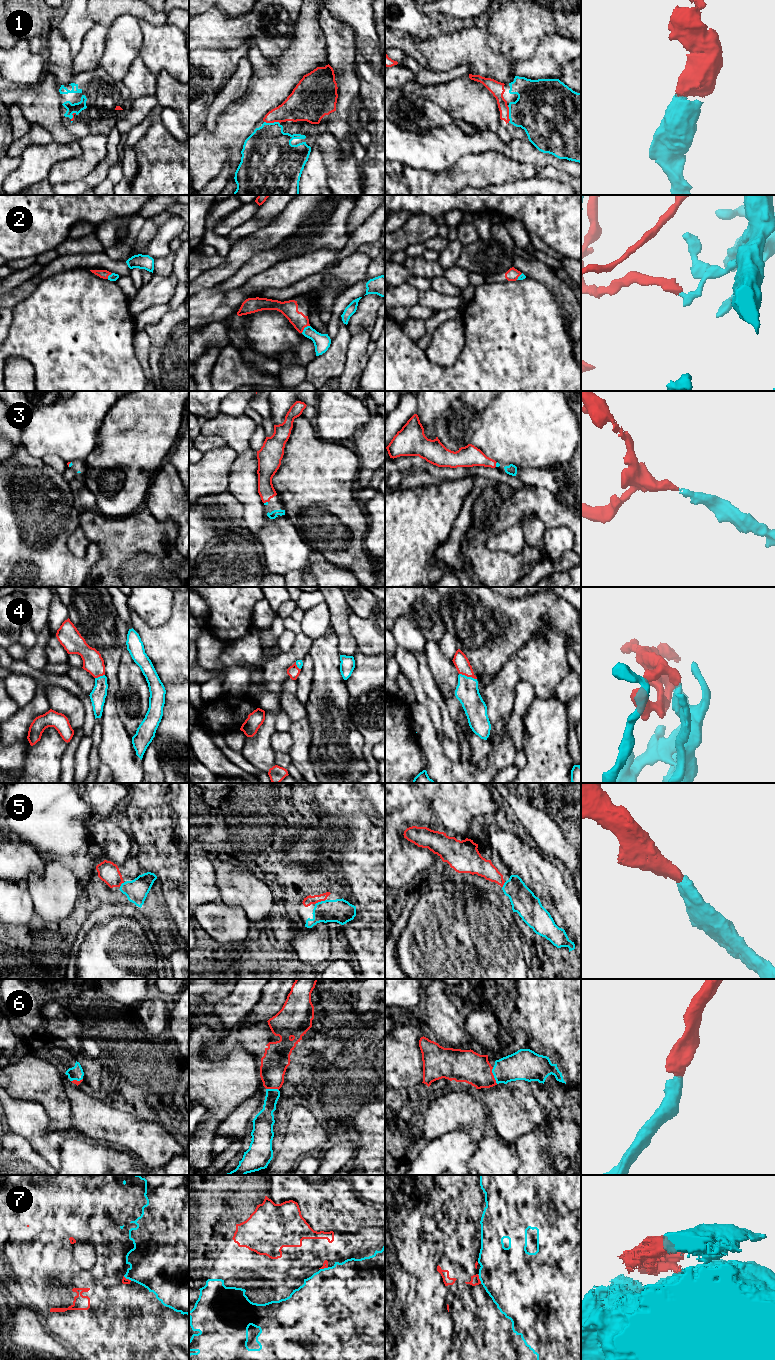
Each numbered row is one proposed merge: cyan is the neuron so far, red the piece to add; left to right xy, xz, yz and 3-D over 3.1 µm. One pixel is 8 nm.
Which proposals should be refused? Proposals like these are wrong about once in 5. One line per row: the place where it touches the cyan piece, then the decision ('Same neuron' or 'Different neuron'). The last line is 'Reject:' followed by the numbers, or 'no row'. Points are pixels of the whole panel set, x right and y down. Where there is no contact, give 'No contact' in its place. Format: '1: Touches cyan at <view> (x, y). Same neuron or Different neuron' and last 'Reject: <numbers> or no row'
1: Touches cyan at yz (509, 114). Same neuron
2: Touches cyan at xz (304, 328). Same neuron
3: Touches cyan at xy (69, 464). Same neuron
4: Touches cyan at yz (468, 677). Same neuron
5: Touches cyan at xz (321, 901). Same neuron
6: Touches cyan at yz (494, 1075). Same neuron
7: Touches cyan at yz (479, 1278). Same neuron
Reject: no row

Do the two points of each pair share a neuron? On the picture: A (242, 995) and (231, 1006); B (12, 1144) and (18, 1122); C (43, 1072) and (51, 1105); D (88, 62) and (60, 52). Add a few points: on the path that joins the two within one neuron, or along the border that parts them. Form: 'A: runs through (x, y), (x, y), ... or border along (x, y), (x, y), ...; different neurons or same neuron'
A: runs through (239, 998), (234, 1003); same neuron
B: border along (10, 1131), (22, 1135), (33, 1148); different neurons
C: runs through (43, 1080), (50, 1089), (51, 1097); same neuron
D: border along (72, 57), (72, 71), (75, 74); different neurons

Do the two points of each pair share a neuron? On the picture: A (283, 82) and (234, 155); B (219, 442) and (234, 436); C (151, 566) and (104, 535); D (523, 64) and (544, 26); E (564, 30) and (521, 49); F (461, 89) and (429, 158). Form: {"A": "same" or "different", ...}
{"A": "same", "B": "different", "C": "same", "D": "different", "E": "same", "F": "different"}

